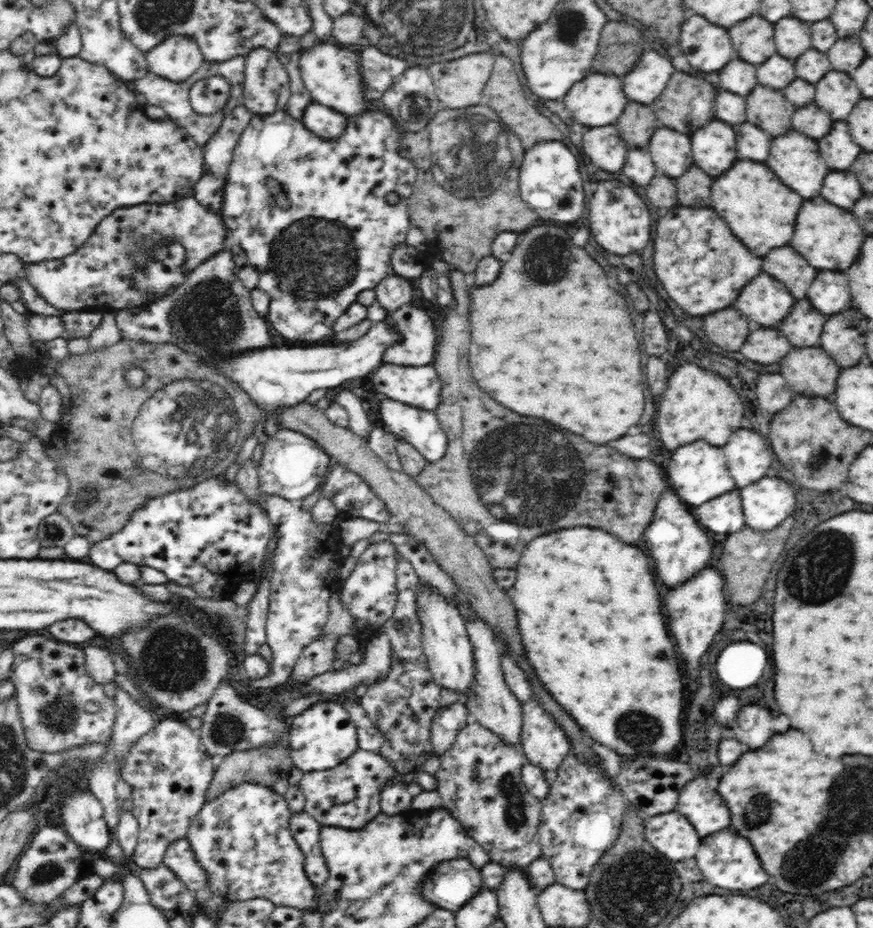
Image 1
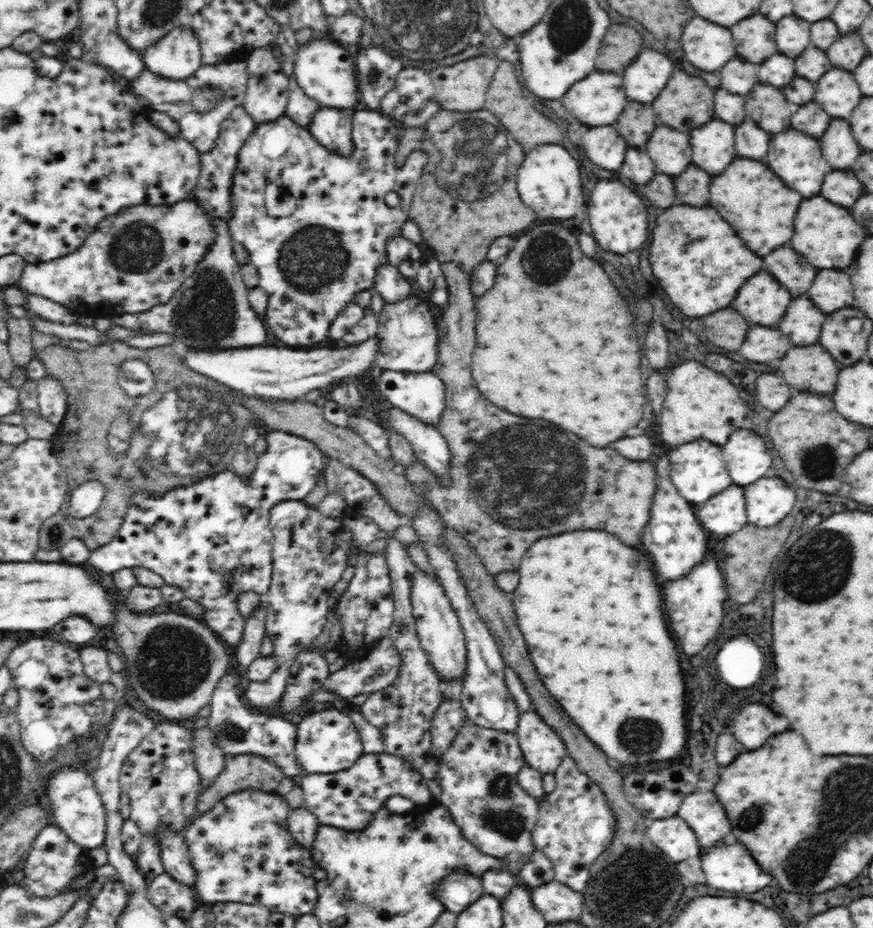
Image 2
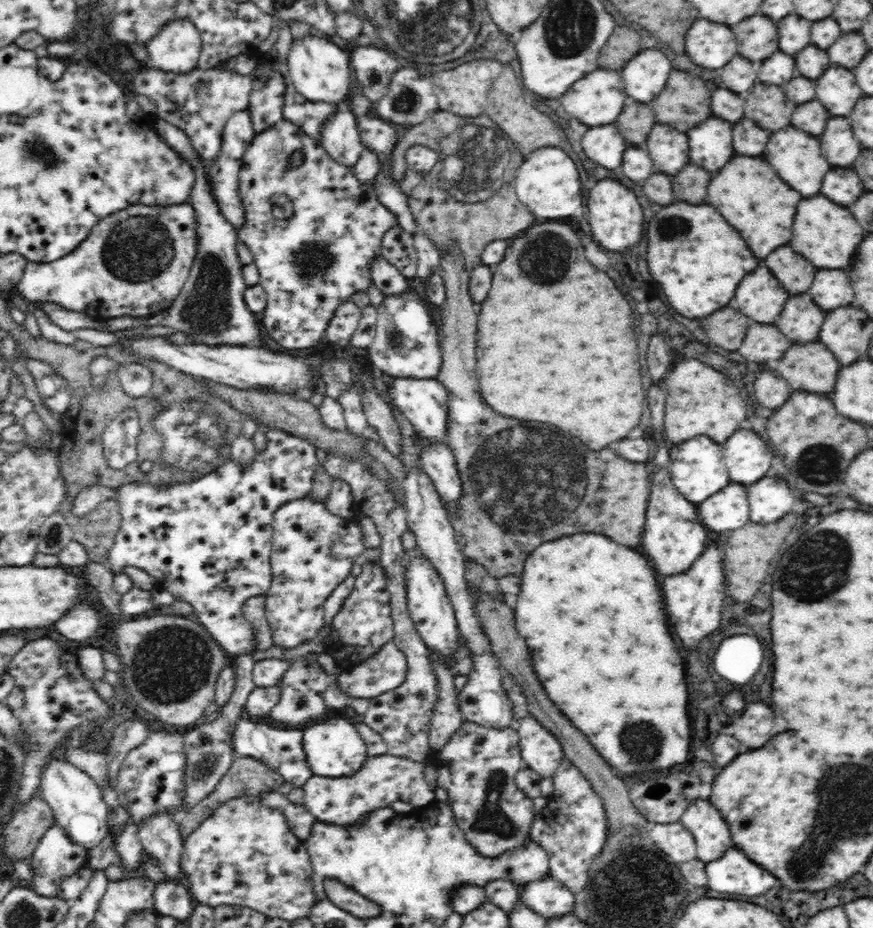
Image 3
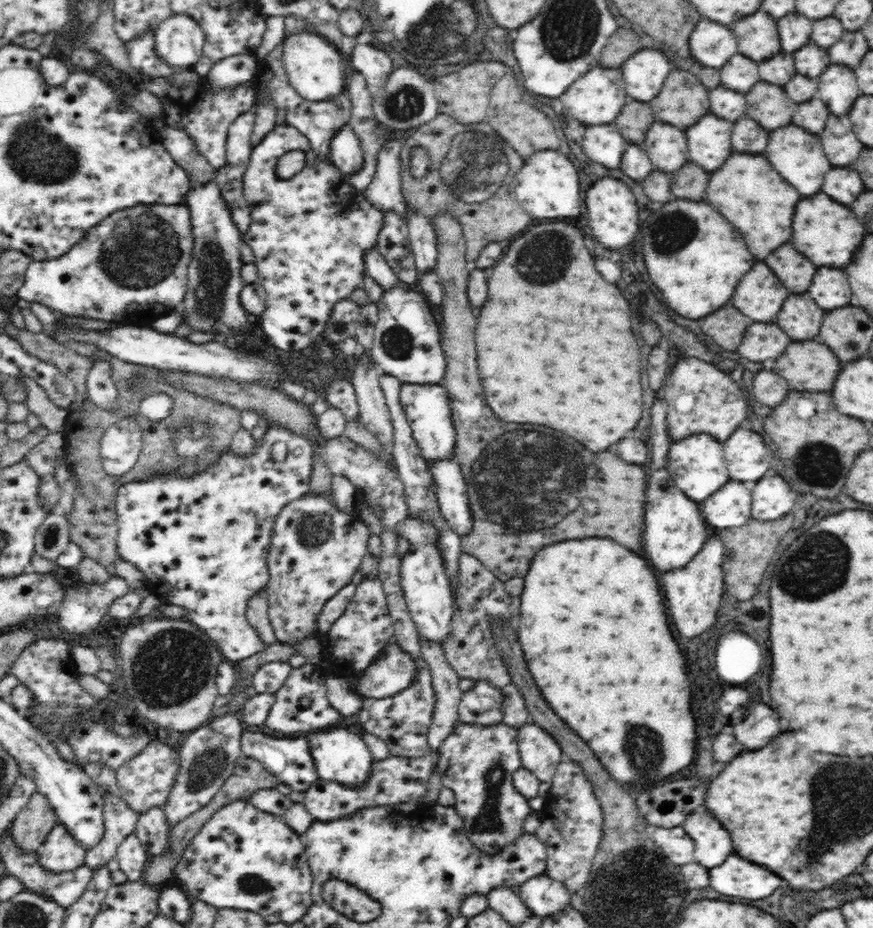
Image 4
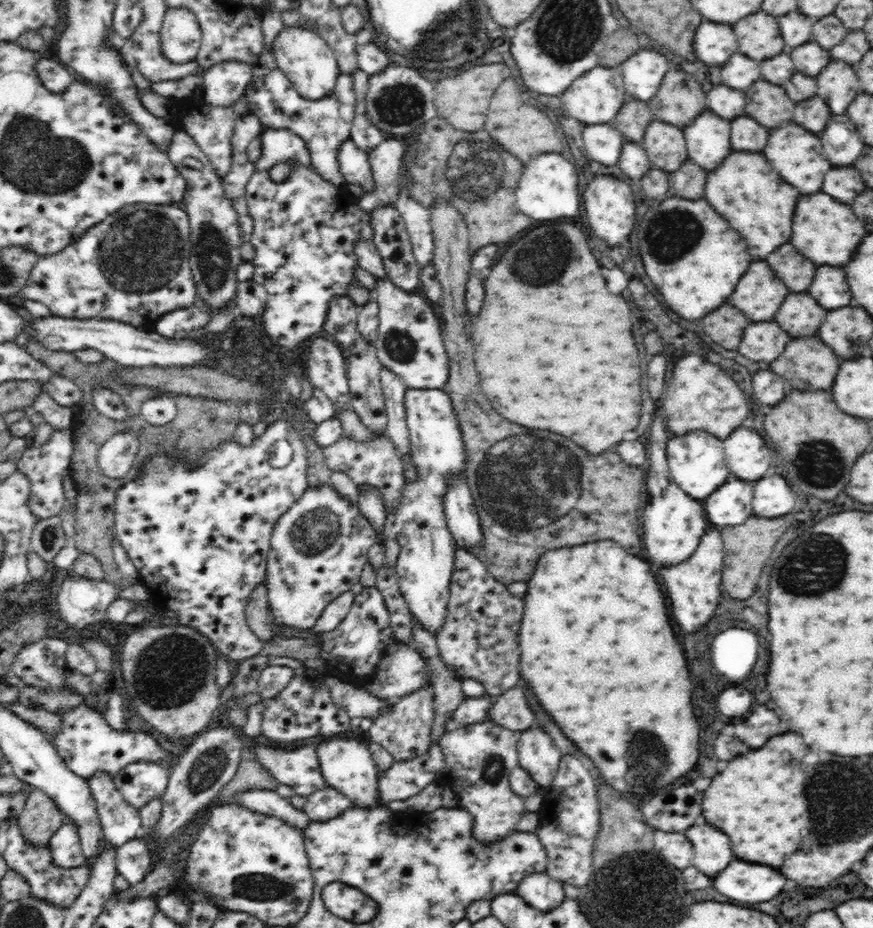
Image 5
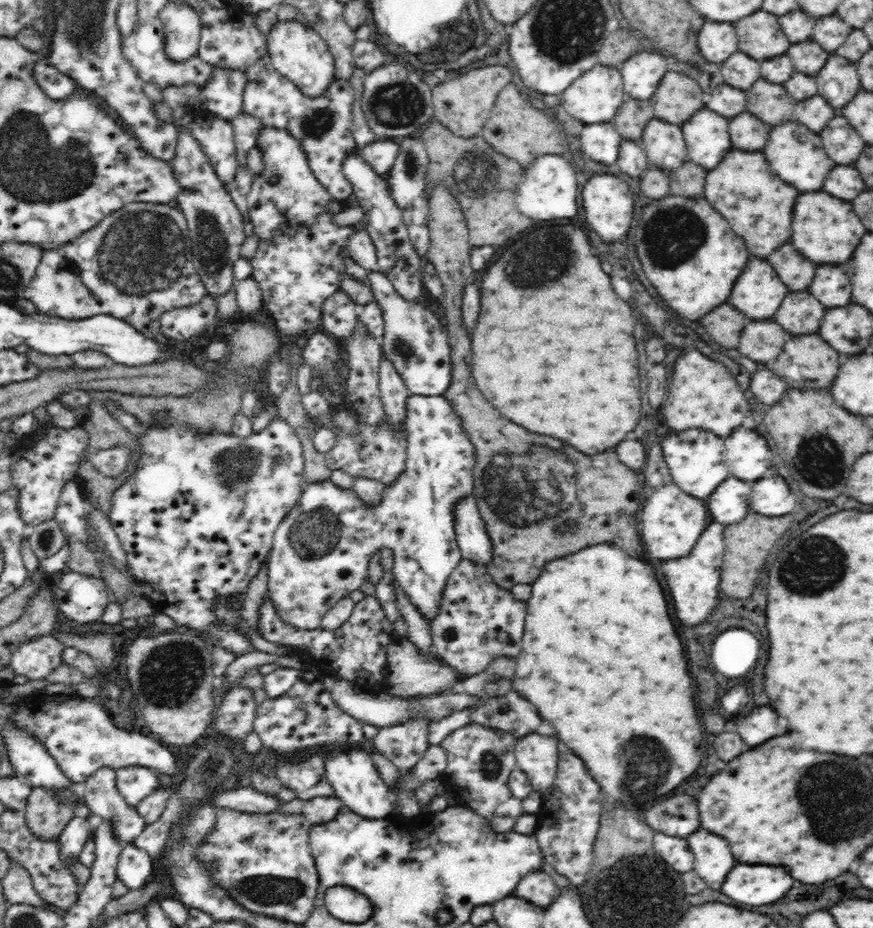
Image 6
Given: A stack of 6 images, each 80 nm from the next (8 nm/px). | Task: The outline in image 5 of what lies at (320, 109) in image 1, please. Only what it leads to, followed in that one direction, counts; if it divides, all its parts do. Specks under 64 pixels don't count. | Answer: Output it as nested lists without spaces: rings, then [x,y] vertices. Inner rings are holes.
[[[346,137],[337,147],[337,164],[349,184],[357,184],[370,193],[374,188],[371,166],[367,153],[351,137]]]

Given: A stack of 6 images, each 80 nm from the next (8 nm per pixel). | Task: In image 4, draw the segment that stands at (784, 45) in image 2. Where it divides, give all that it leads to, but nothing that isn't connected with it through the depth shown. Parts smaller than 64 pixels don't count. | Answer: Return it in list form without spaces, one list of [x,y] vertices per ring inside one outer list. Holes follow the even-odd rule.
[[[788,14],[778,20],[778,34],[784,52],[794,52],[810,42],[812,20],[804,18],[802,14]]]

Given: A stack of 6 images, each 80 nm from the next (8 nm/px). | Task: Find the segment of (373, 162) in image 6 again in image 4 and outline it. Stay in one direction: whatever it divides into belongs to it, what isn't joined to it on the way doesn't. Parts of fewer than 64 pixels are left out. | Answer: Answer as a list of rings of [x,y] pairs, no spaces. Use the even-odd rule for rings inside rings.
[[[392,138],[381,145],[370,184],[365,188],[368,202],[380,210],[394,211],[407,222],[408,204],[400,180],[400,140]]]

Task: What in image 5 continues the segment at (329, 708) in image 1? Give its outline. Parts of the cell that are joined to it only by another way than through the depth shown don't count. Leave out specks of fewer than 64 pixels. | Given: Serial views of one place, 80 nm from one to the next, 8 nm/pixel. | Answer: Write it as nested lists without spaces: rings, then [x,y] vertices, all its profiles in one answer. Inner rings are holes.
[[[330,735],[330,740],[320,742],[318,748],[315,749],[317,760],[320,761],[322,776],[326,779],[327,784],[355,801],[354,807],[365,808],[386,805],[382,804],[380,793],[378,793],[379,770],[373,756],[370,756],[370,750],[366,748],[366,743],[362,744],[362,739],[358,742],[354,738],[342,740],[342,738],[332,738]]]

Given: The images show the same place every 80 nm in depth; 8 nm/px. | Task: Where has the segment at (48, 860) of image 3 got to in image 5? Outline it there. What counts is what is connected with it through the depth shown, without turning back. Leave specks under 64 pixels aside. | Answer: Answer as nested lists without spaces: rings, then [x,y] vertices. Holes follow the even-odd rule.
[[[65,821],[58,830],[53,832],[47,848],[49,850],[51,864],[56,865],[57,868],[82,870],[84,866],[86,868],[88,866],[87,859],[83,857],[78,829],[76,829],[76,825],[72,821]]]

